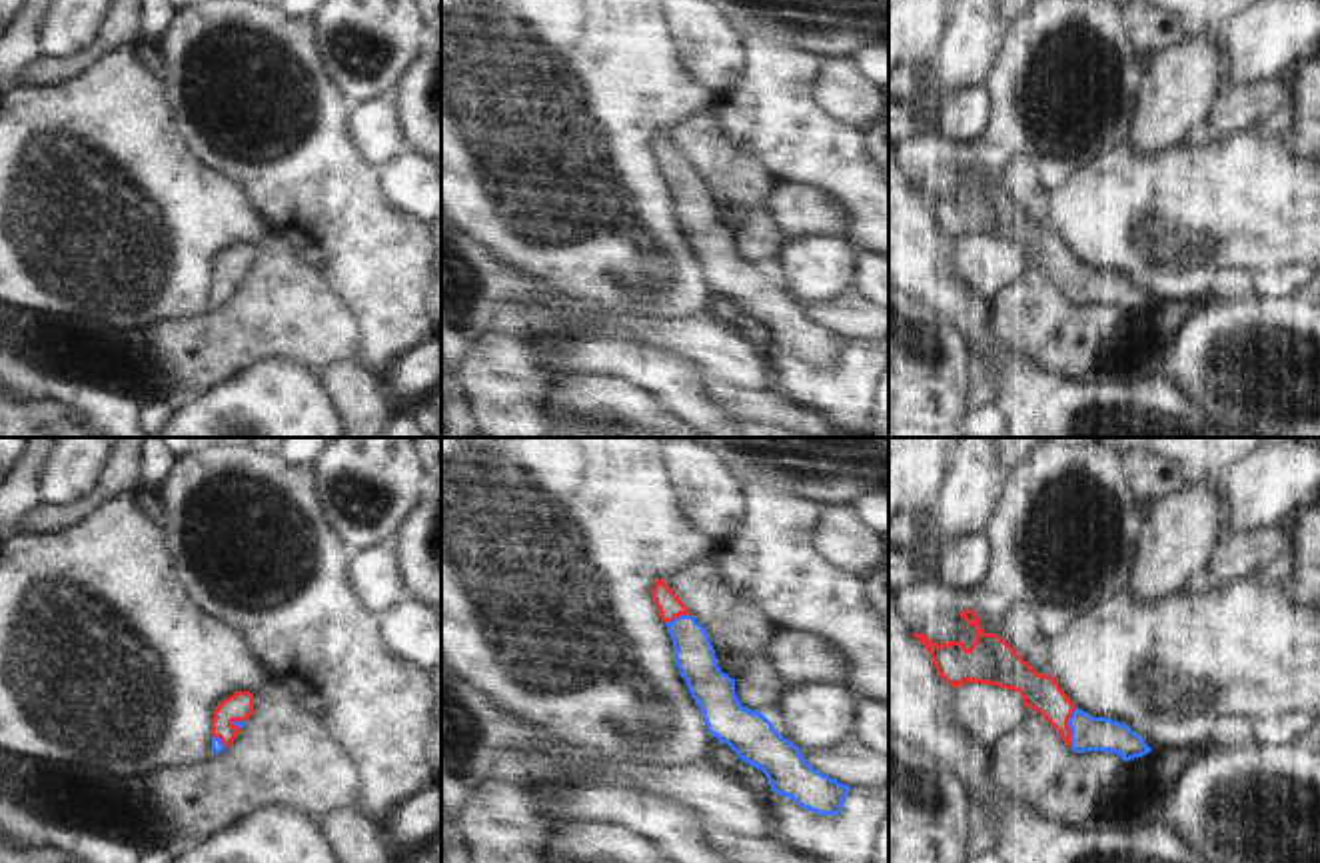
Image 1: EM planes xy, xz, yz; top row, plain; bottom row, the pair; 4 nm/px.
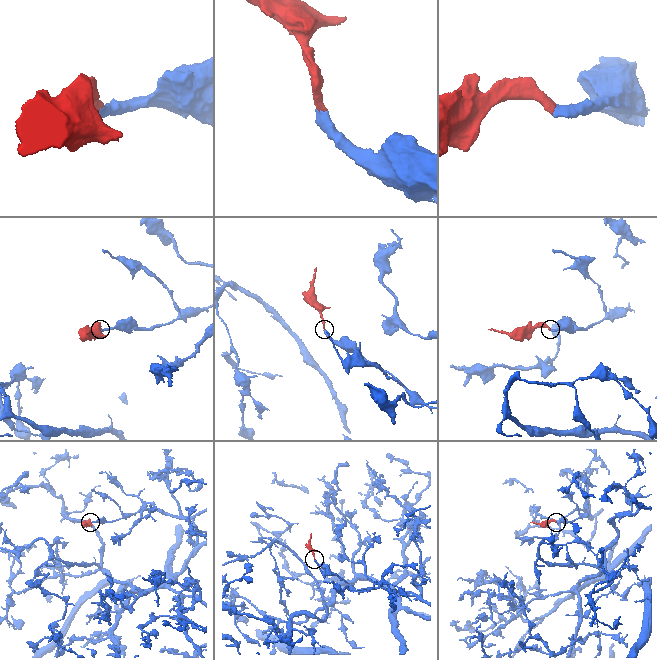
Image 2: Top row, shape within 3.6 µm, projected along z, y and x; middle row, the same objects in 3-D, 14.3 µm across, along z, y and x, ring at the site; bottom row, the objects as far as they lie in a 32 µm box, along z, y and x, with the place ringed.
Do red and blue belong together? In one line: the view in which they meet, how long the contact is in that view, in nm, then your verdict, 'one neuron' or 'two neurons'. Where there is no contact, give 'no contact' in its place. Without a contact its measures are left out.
yz | 160 nm | one neuron

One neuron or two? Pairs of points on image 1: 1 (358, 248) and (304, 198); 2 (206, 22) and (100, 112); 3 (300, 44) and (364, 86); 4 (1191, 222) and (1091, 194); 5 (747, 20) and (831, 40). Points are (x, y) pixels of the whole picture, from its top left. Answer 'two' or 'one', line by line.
1: one
2: two
3: two
4: one
5: one

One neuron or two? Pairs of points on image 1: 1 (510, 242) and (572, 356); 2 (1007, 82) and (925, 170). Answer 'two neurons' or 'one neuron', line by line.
1: two neurons
2: one neuron

